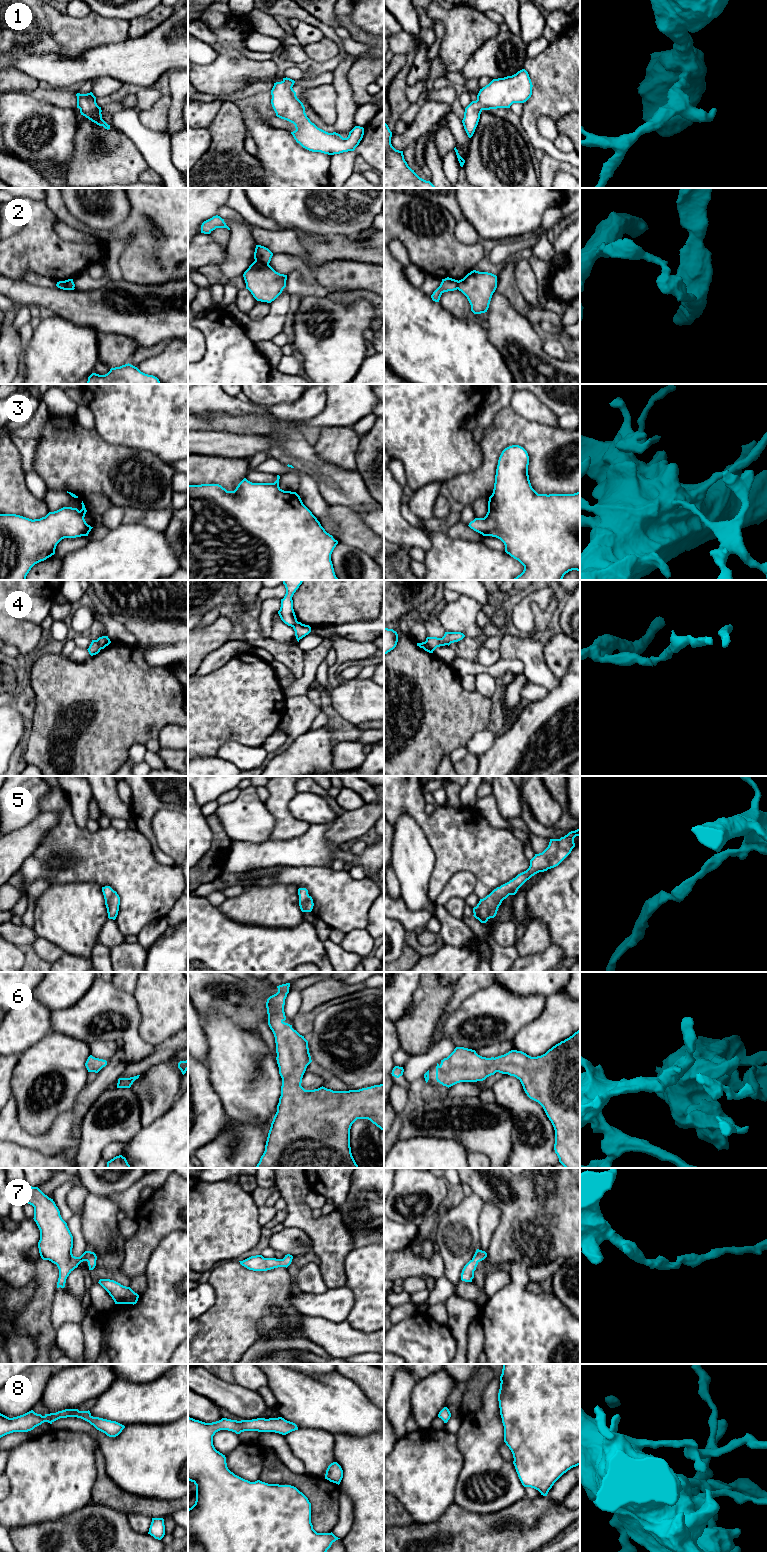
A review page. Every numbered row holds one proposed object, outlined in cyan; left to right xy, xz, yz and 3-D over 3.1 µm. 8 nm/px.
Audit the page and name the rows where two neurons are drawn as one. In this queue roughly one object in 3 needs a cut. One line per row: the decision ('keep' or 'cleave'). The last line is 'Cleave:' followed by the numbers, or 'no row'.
1: keep
2: cleave
3: keep
4: cleave
5: keep
6: keep
7: keep
8: keep
Cleave: 2, 4

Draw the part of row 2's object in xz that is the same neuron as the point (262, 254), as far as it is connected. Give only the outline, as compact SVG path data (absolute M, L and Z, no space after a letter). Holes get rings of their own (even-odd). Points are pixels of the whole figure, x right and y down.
M256 245L255 252L254 252L254 259L263 263L269 264L273 253L266 247L261 245Z

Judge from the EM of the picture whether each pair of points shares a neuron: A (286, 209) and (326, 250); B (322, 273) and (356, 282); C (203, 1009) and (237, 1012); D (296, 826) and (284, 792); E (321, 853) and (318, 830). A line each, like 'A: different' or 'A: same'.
A: different
B: same
C: same
D: same
E: same

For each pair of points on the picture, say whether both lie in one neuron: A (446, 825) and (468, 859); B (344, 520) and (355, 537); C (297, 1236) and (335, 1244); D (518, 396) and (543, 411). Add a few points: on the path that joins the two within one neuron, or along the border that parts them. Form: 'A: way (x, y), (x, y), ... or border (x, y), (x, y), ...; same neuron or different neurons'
A: way (454, 833), (468, 847), (468, 851); same neuron
B: way (348, 524), (354, 533); same neuron
C: border (290, 1226), (301, 1228), (308, 1235), (311, 1251); different neurons
D: way (524, 402), (530, 408), (537, 411); same neuron

